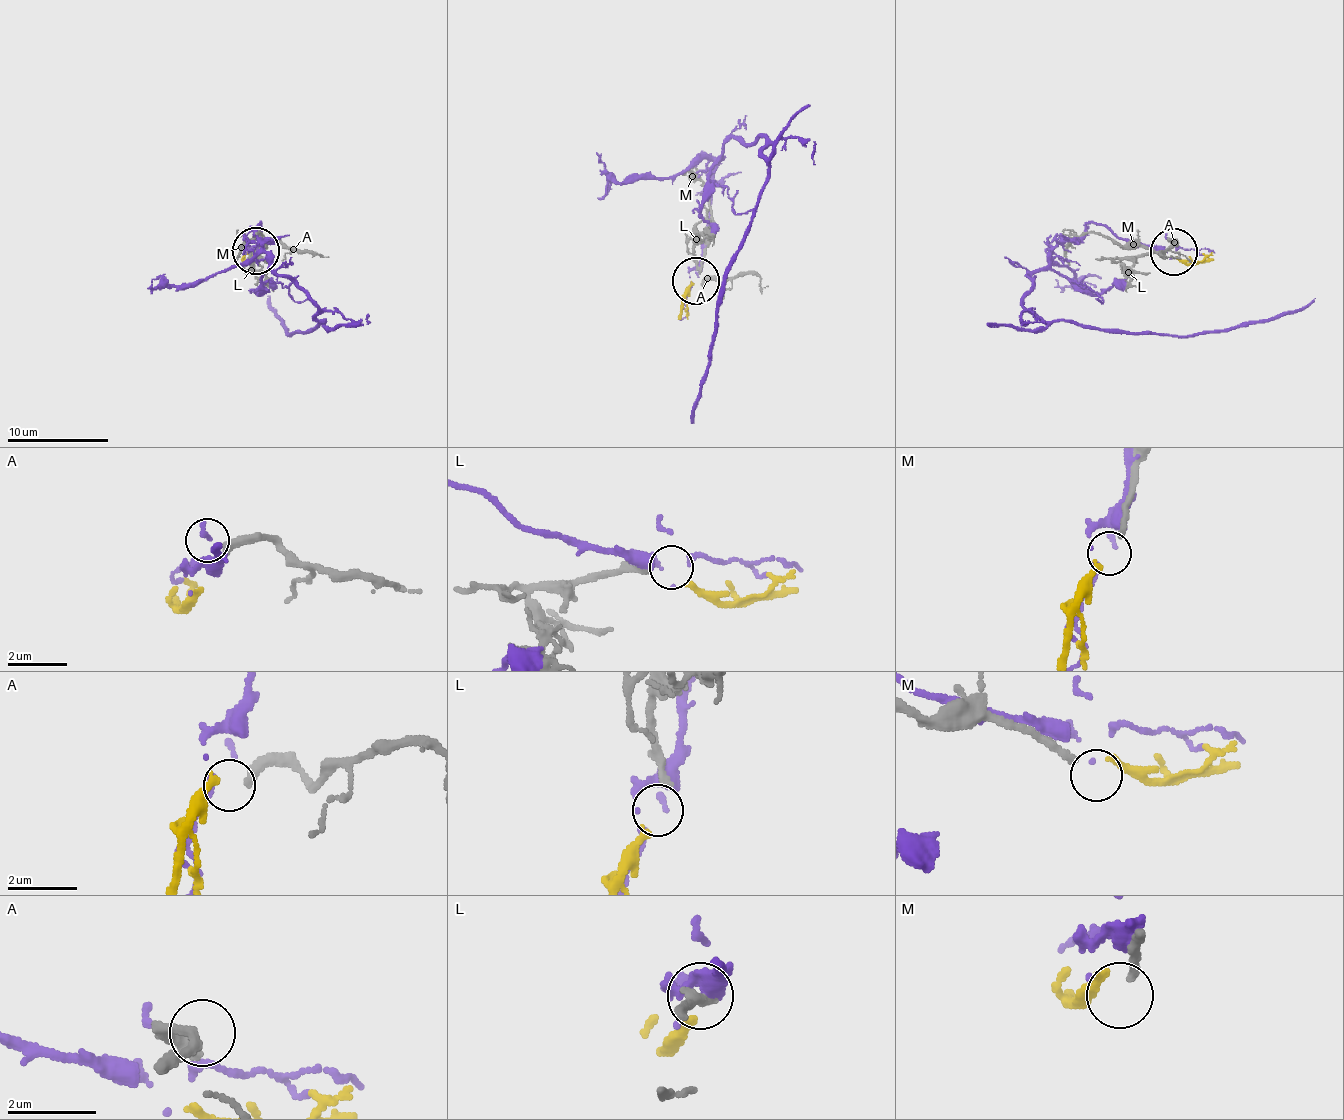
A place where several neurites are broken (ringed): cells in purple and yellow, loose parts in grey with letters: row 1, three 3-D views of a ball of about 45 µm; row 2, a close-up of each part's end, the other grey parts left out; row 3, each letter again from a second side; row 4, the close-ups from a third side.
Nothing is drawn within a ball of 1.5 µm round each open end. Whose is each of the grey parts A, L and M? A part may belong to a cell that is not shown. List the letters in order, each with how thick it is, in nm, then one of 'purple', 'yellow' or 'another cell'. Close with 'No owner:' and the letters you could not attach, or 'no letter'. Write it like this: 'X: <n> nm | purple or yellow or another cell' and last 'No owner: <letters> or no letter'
A: 360 nm | another cell
L: 200 nm | yellow
M: 190 nm | another cell
No owner: A, M

